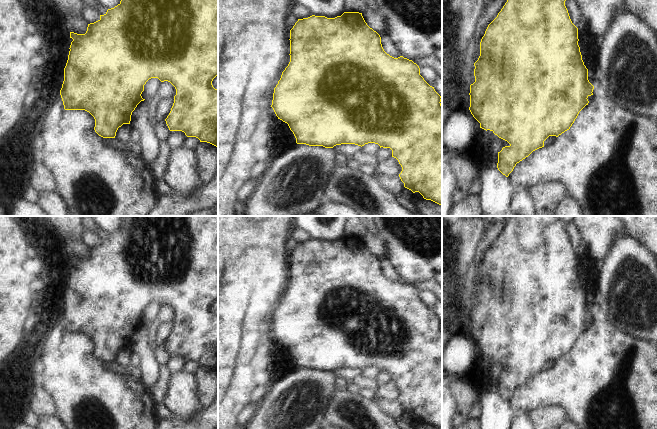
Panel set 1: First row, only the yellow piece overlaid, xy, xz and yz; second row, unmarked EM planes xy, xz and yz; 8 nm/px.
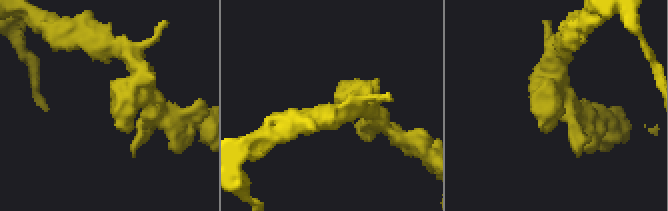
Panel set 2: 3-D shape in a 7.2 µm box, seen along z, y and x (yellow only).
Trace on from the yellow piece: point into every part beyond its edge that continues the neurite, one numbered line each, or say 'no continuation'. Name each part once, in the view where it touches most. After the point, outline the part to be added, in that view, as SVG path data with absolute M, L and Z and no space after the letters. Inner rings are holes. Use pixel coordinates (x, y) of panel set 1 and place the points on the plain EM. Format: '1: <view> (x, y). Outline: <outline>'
1: yz (585, 268). Outline: M582 261L578 265L580 271L580 276L582 279L582 284L587 293L592 290L593 287L593 278L592 278L592 263L587 261Z

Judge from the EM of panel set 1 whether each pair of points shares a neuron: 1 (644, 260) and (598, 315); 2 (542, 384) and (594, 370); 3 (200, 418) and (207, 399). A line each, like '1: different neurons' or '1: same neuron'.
1: same neuron
2: same neuron
3: different neurons

